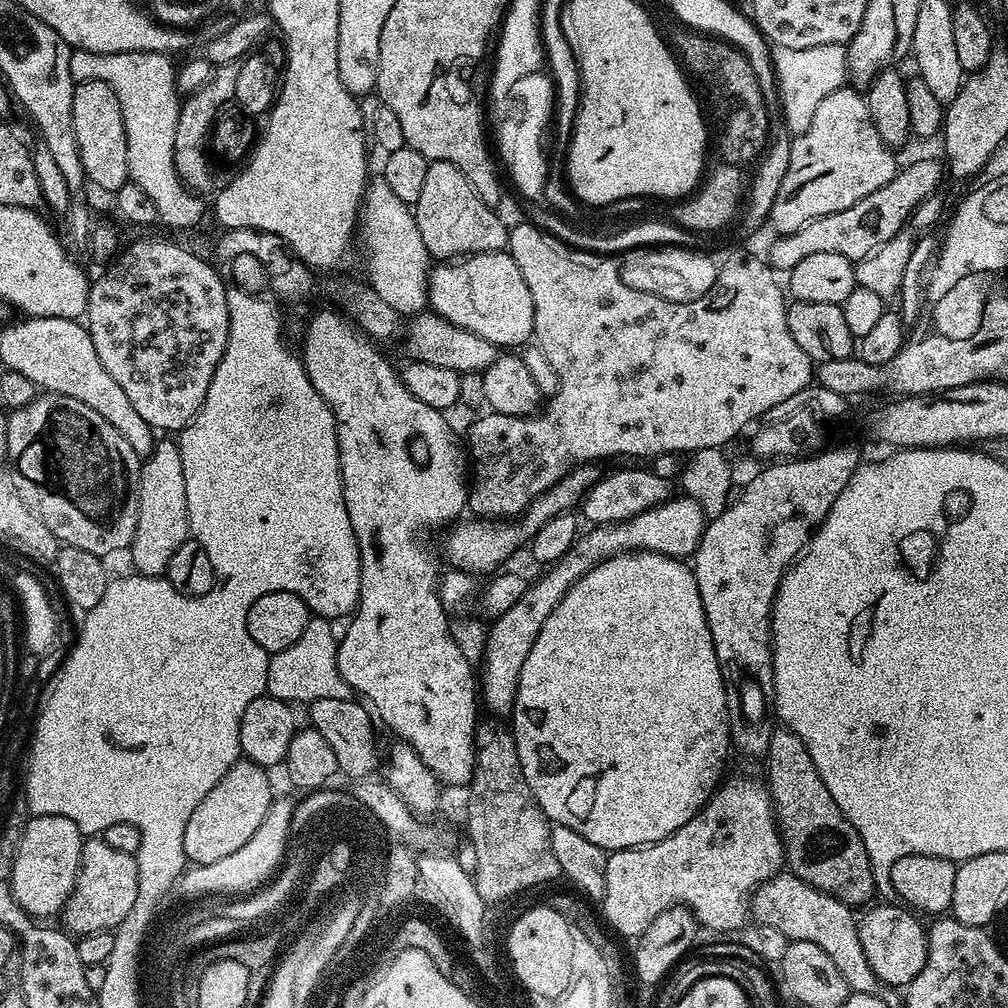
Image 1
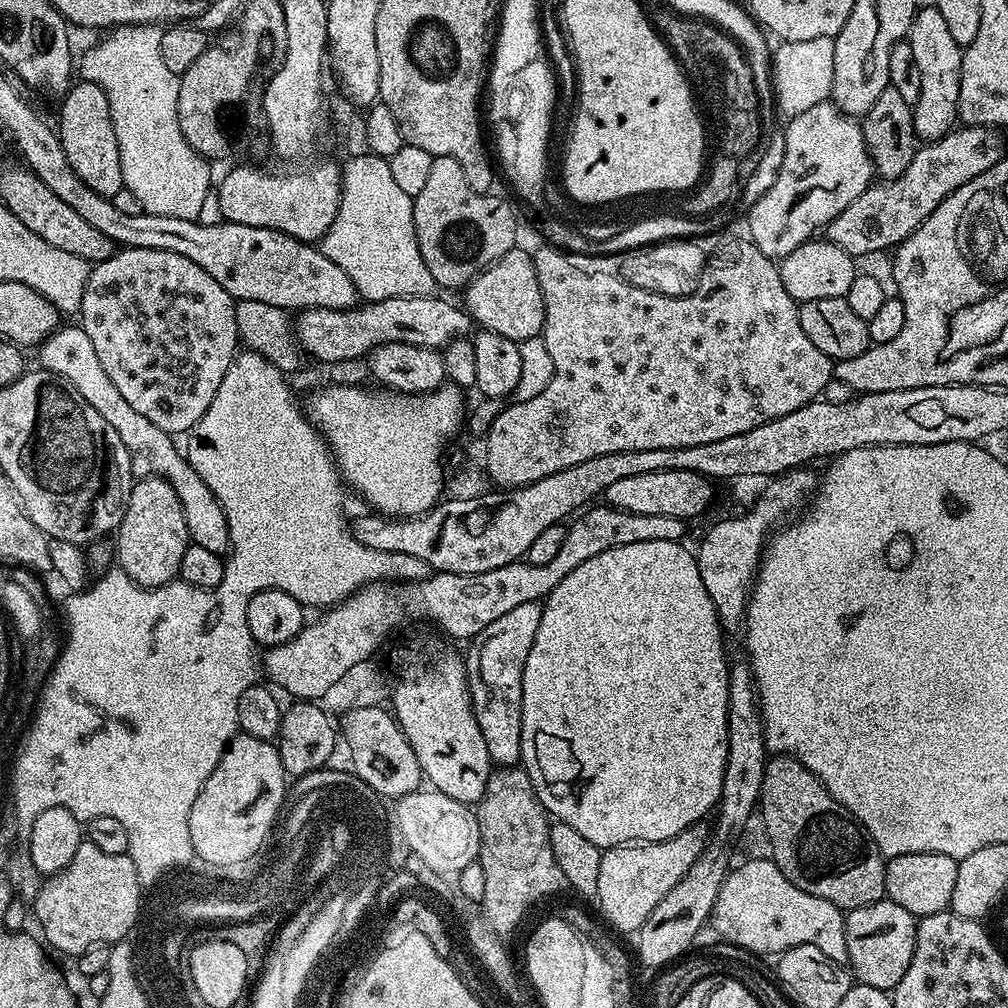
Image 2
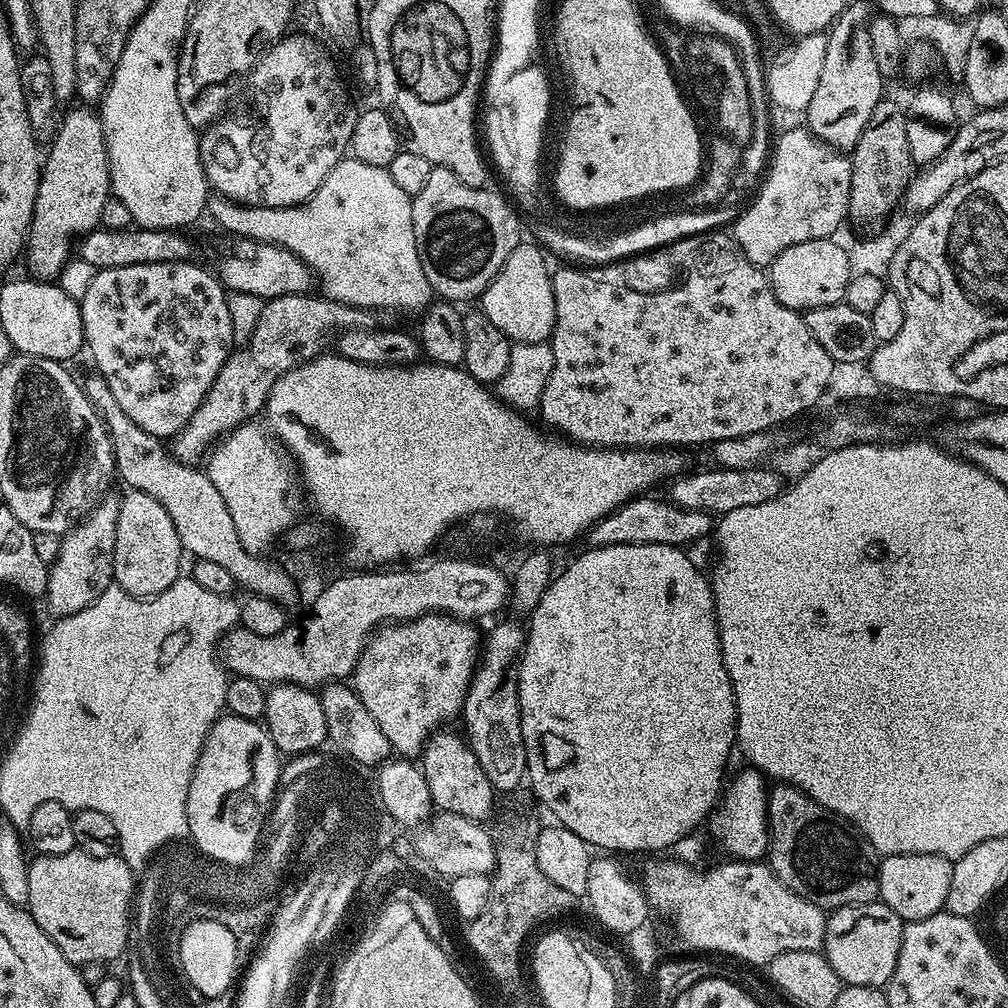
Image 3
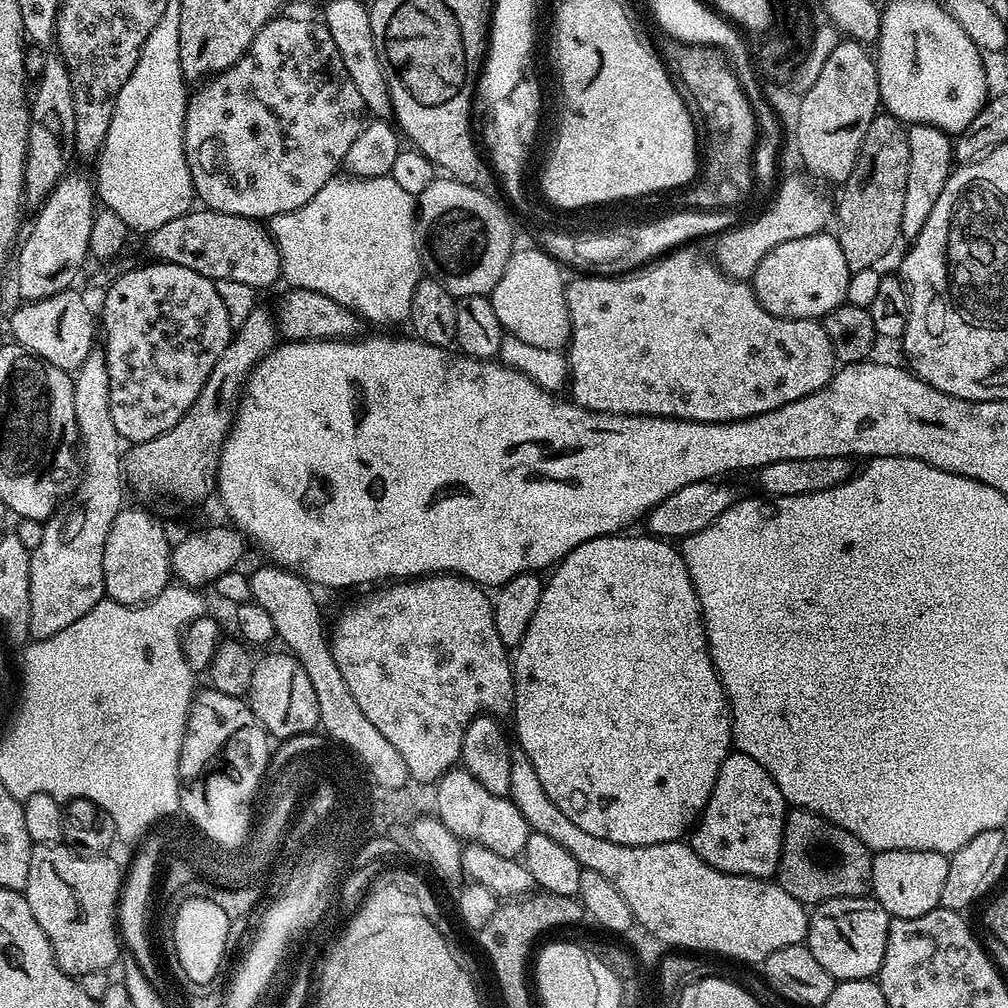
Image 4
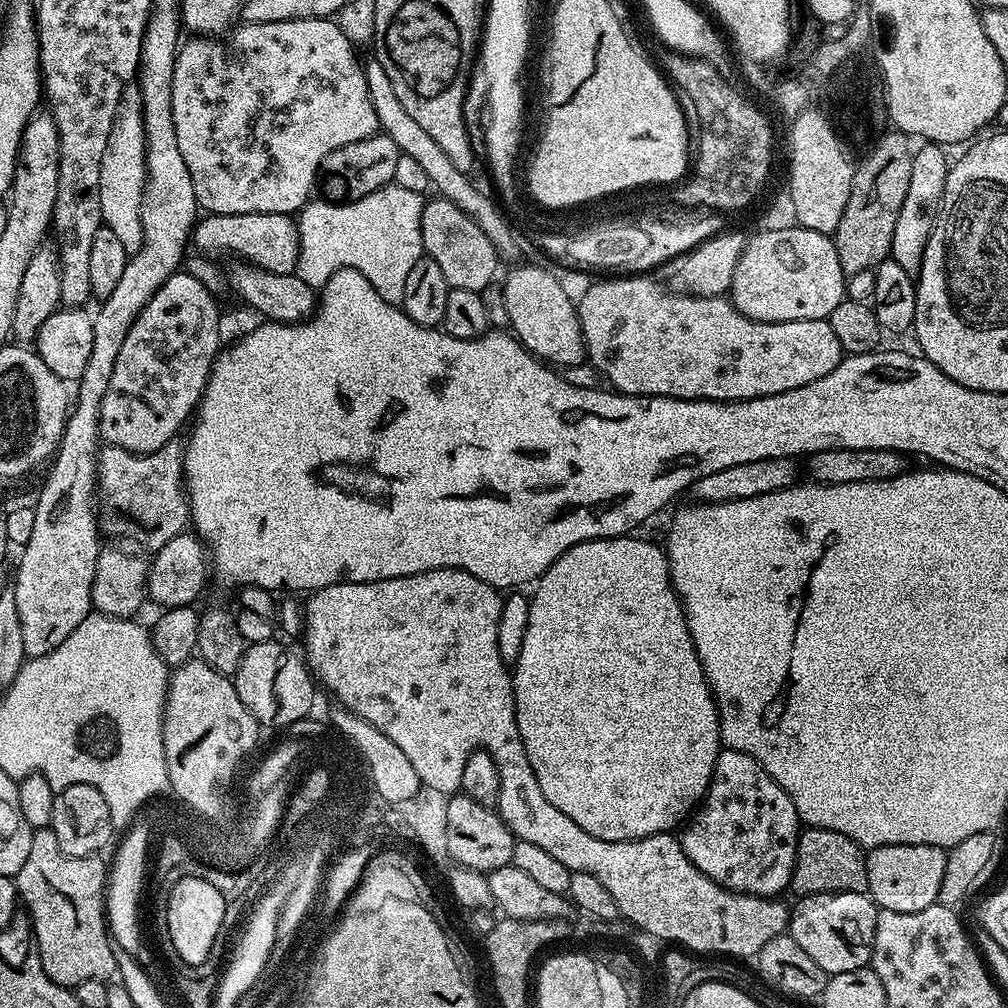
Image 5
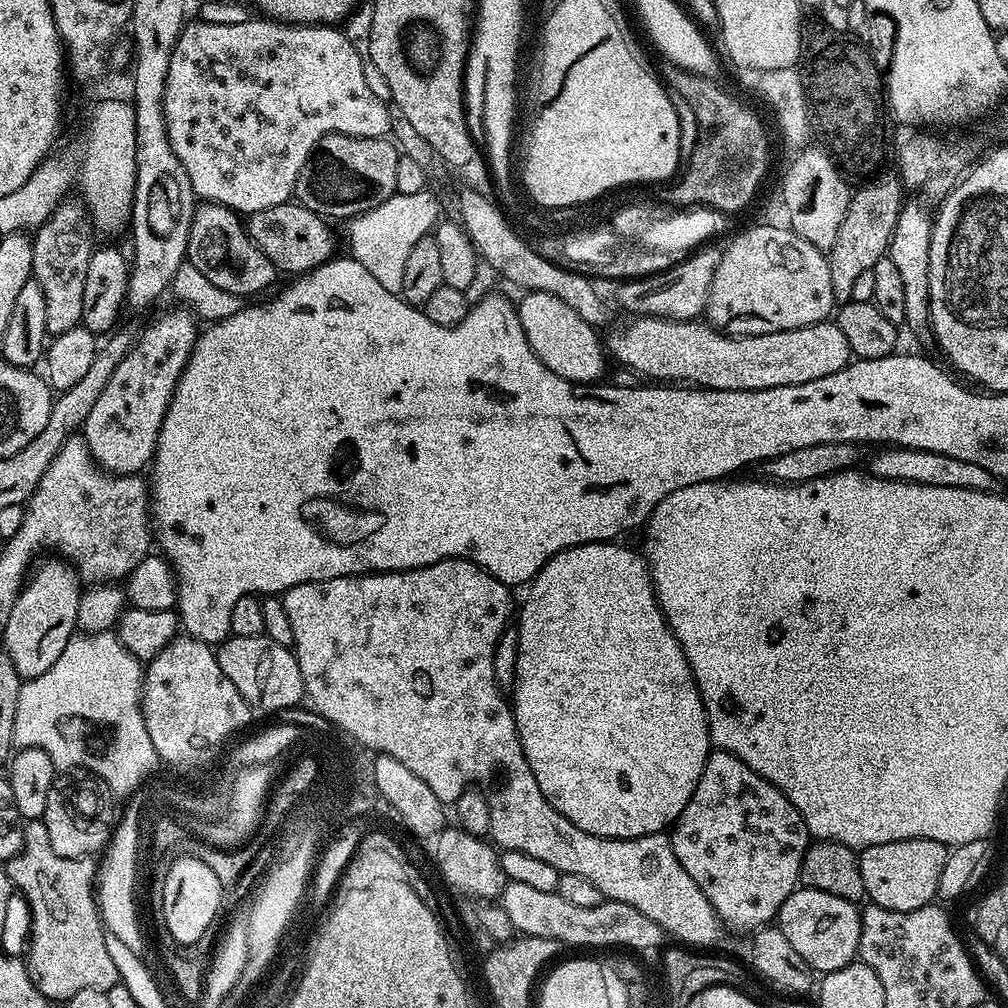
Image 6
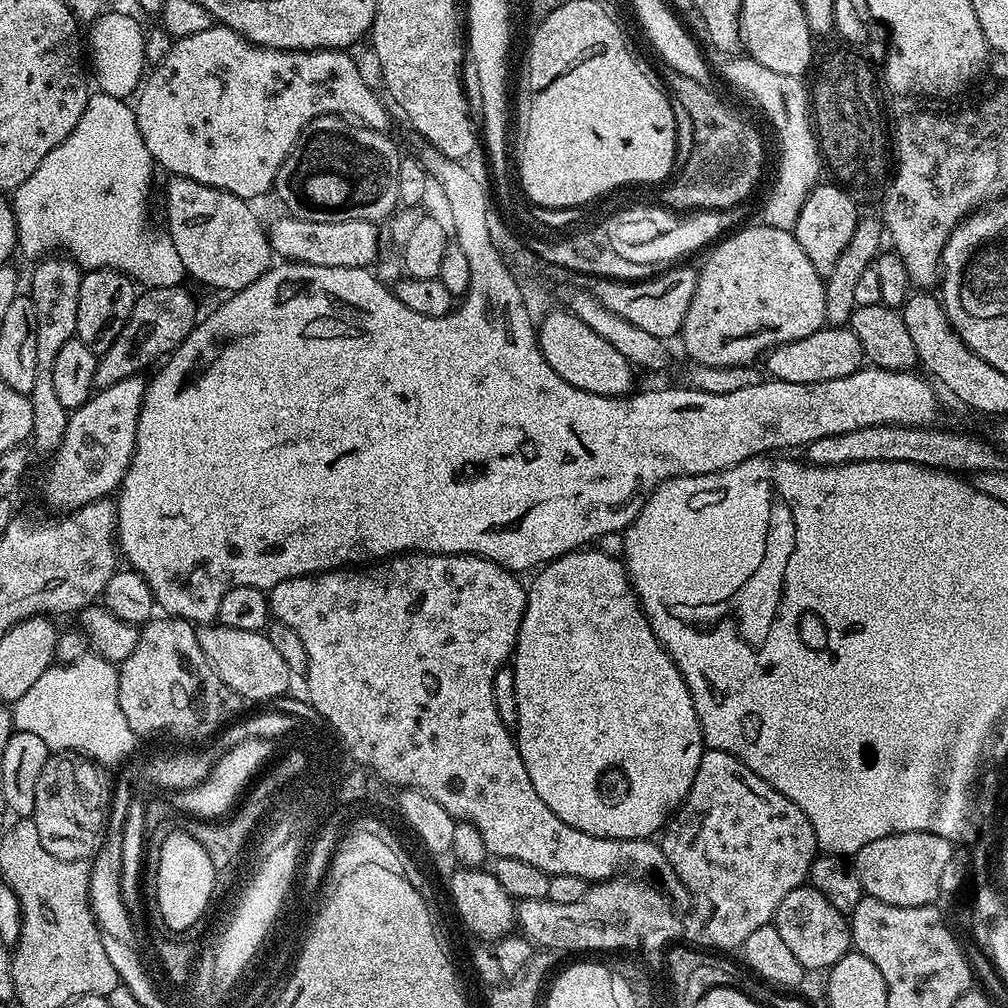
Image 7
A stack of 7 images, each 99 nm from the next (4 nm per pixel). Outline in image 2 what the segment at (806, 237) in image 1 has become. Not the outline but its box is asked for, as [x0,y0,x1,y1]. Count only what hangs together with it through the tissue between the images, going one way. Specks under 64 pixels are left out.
[826,126,1006,258]

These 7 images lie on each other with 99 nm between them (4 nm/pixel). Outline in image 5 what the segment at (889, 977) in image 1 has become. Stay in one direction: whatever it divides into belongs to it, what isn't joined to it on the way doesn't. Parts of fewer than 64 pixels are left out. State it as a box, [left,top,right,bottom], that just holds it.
[787,892,877,973]

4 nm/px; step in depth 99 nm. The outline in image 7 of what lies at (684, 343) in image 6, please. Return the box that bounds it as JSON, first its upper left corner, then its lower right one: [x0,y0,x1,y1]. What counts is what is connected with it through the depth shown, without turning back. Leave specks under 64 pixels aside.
[766,326,865,384]

